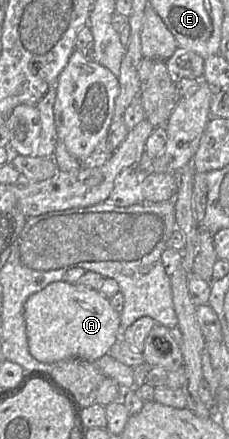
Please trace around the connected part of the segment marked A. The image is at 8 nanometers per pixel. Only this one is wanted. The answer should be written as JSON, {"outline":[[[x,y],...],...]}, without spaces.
{"outline":[[[64,280],[52,282],[42,290],[32,294],[24,305],[24,319],[30,354],[39,362],[47,364],[70,358],[95,361],[108,354],[118,339],[120,326],[120,313],[113,308],[109,299],[100,294],[98,290]]]}

